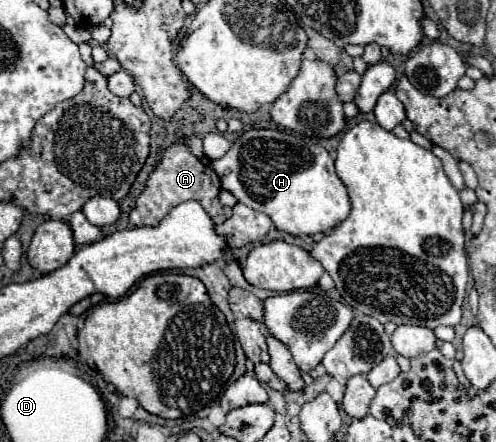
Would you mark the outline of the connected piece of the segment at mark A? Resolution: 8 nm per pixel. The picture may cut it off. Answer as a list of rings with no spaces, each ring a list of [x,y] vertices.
[[[177,140],[163,152],[161,162],[149,174],[145,190],[137,196],[135,208],[129,212],[129,224],[159,226],[159,222],[169,214],[169,210],[185,200],[197,200],[205,208],[205,212],[211,216],[213,222],[225,222],[223,206],[219,202],[219,192],[221,192],[219,176],[187,150],[185,140]]]

